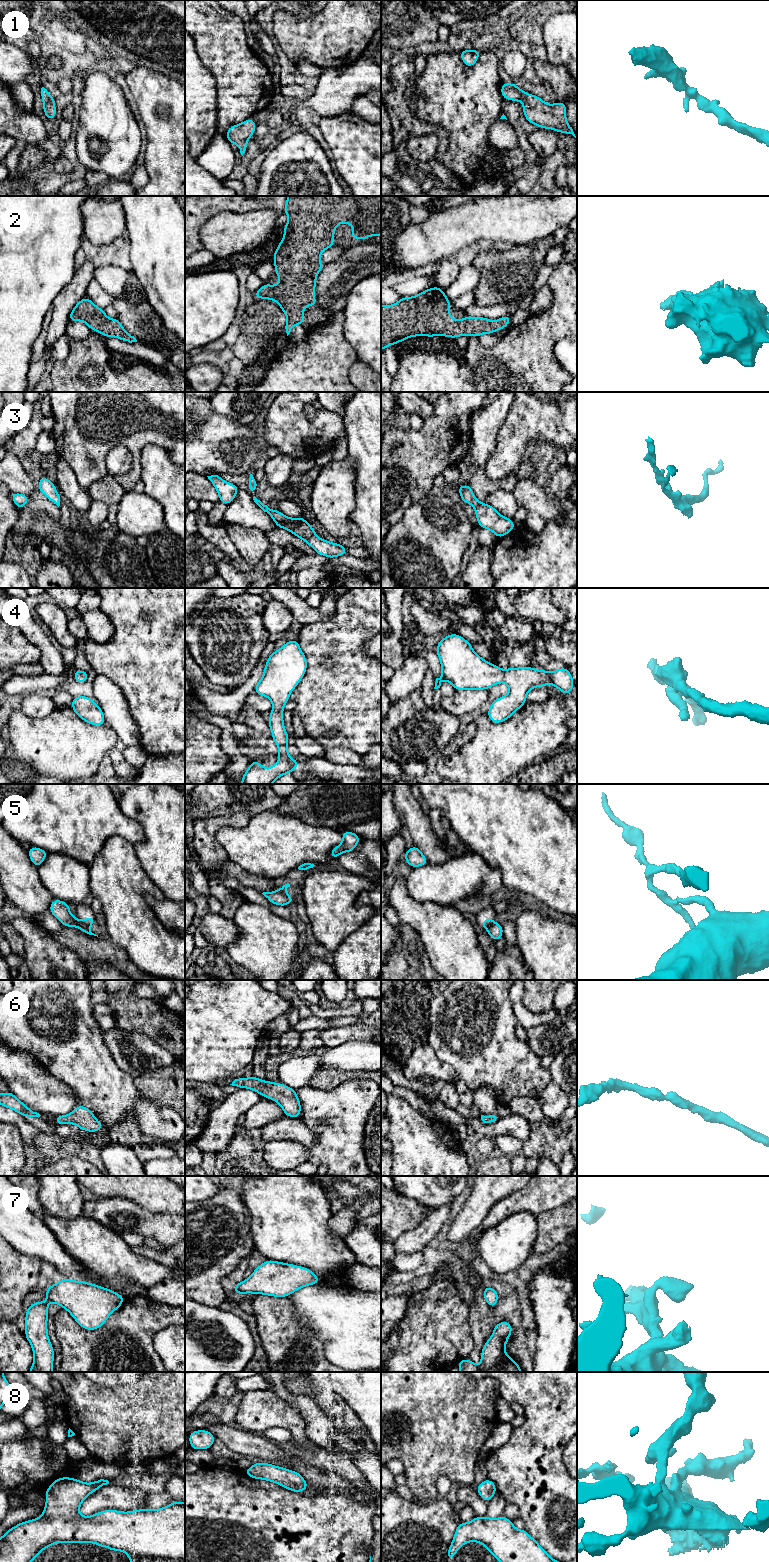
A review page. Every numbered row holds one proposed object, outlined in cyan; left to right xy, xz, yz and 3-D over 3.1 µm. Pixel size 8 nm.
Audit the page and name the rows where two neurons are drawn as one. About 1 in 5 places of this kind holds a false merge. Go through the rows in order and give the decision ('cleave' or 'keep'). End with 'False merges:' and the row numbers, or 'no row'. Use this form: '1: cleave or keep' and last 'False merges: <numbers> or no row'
1: keep
2: keep
3: keep
4: keep
5: cleave
6: keep
7: keep
8: keep
False merges: 5

